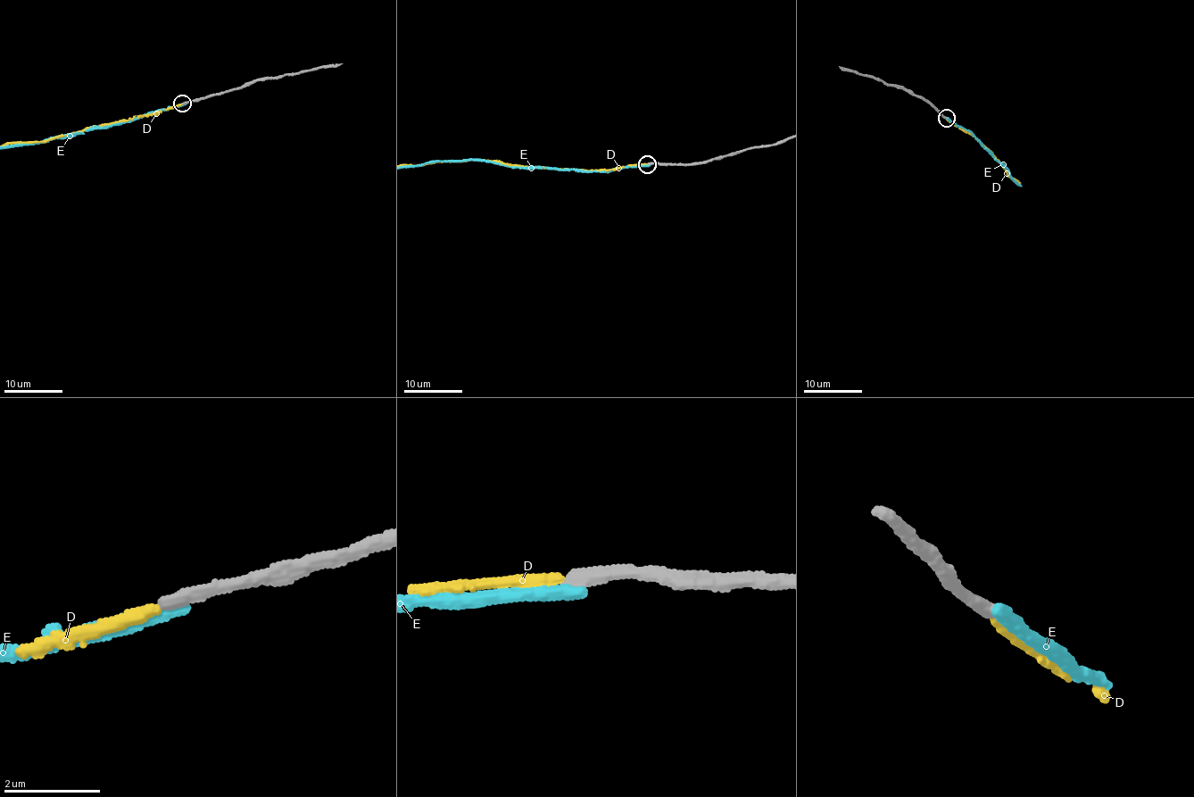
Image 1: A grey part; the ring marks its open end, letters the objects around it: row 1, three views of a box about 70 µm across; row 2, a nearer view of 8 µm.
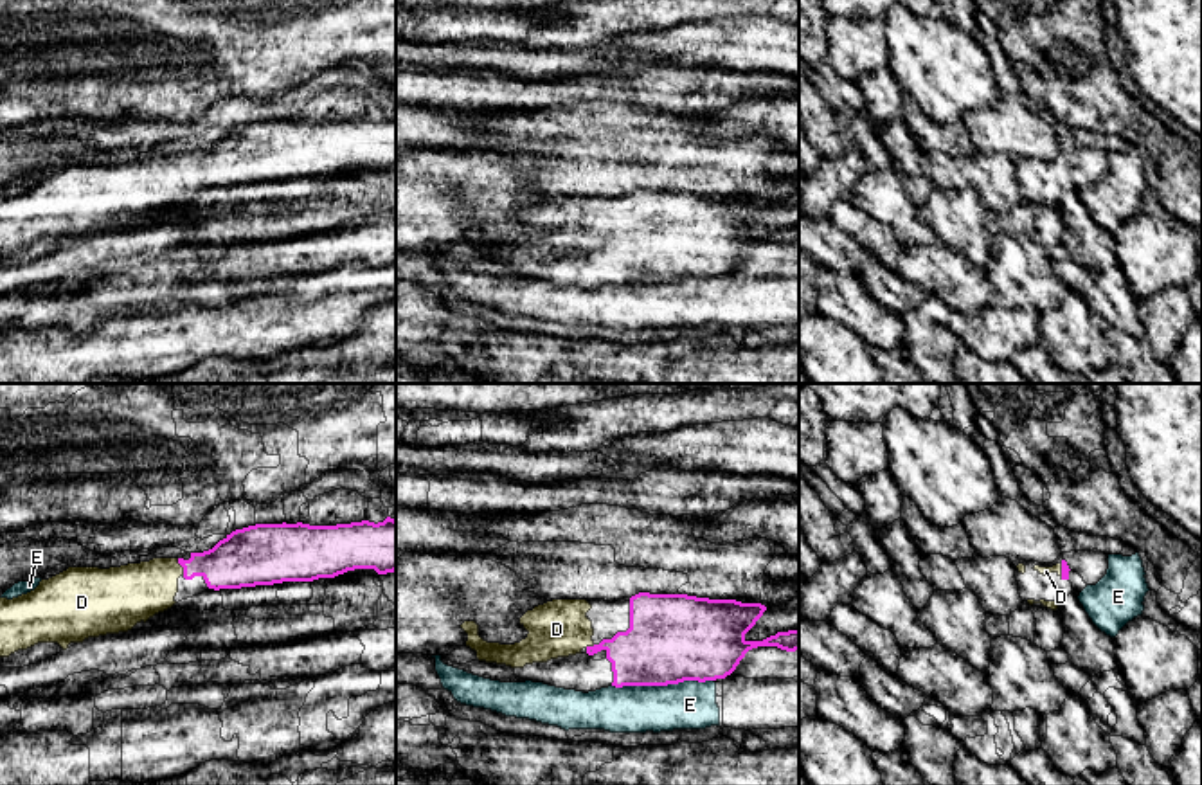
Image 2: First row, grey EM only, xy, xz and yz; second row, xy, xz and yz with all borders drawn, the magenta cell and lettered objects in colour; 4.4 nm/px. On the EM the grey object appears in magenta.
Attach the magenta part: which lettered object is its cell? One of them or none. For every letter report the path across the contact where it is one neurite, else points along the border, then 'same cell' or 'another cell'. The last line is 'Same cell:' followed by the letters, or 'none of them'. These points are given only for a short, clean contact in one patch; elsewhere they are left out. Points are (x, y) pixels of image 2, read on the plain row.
D: way xy (234, 159), (180, 161), (150, 184), (134, 189); same cell
E: border xz (713, 276), (612, 283); another cell
Same cell: D

